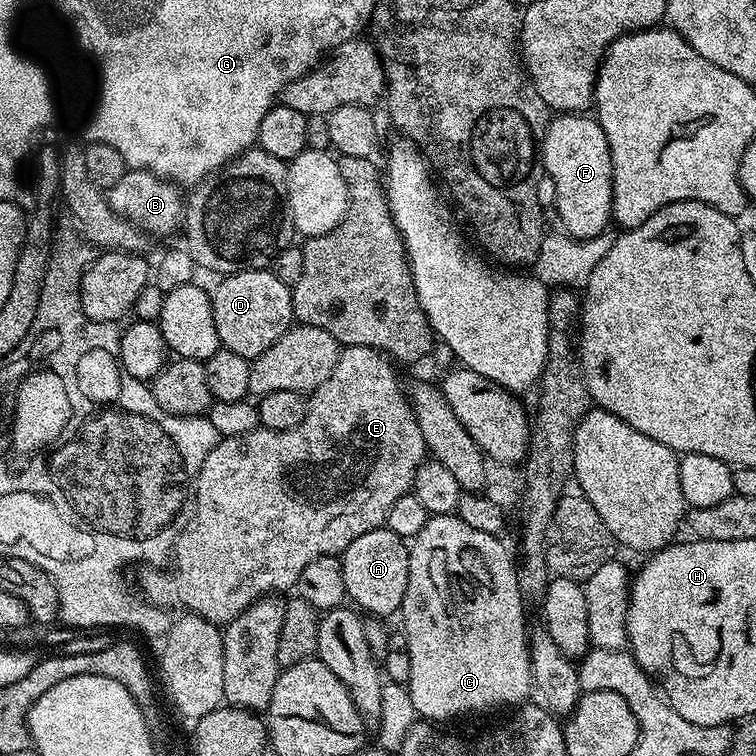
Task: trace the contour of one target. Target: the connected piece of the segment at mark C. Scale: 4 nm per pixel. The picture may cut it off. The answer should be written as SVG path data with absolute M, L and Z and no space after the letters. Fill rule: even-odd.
M449 514L447 516L429 515L426 526L418 530L416 536L411 537L408 549L410 562L410 578L406 582L406 594L400 607L399 615L404 616L402 635L406 641L406 651L410 658L410 678L406 685L408 696L412 699L412 708L417 712L419 719L424 722L444 722L451 716L468 716L471 712L488 712L491 708L504 708L507 704L519 706L533 695L532 667L528 653L529 629L524 628L524 603L526 597L520 591L520 573L517 561L512 560L508 548L503 544L501 537L486 530L478 530L464 520L463 515Z

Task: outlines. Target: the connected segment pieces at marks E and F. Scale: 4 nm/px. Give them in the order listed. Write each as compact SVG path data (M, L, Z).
M349 344L343 349L343 351L341 351L338 362L330 374L330 378L326 378L326 382L322 382L322 386L315 388L308 396L308 413L306 414L306 418L302 418L302 422L298 422L298 426L294 426L294 430L275 432L274 430L261 426L254 430L250 430L250 434L225 436L220 439L220 441L214 446L214 450L210 450L206 454L206 462L202 462L202 470L196 476L196 483L194 485L194 526L189 526L181 532L180 539L177 540L174 549L174 560L176 556L176 564L180 569L178 569L177 572L168 573L160 572L164 570L161 570L156 566L141 567L139 569L140 586L147 595L145 597L157 606L169 606L168 604L172 603L181 604L181 606L184 607L183 611L185 613L201 616L210 621L211 624L223 626L229 624L234 618L238 618L238 614L242 614L256 600L260 600L264 596L271 596L273 594L284 594L284 591L286 591L287 588L288 591L295 589L296 583L298 582L298 574L302 574L302 569L304 569L308 563L314 562L314 558L322 558L323 556L340 556L346 550L346 546L350 546L350 542L354 542L354 538L362 538L362 534L370 534L370 530L385 527L388 515L390 514L390 506L394 506L394 502L398 502L398 498L407 496L413 491L416 483L416 472L420 468L420 465L425 463L426 460L426 447L424 445L424 439L422 438L422 430L418 430L418 422L416 421L416 415L412 413L412 406L409 397L406 395L406 388L403 388L403 386L400 385L400 380L396 377L396 372L392 367L394 367L393 361L385 356L383 352L378 351L377 348Z
M556 114L548 121L542 149L542 168L552 179L552 192L556 195L559 227L574 240L591 240L609 227L612 220L612 159L606 134L600 121L588 114Z

